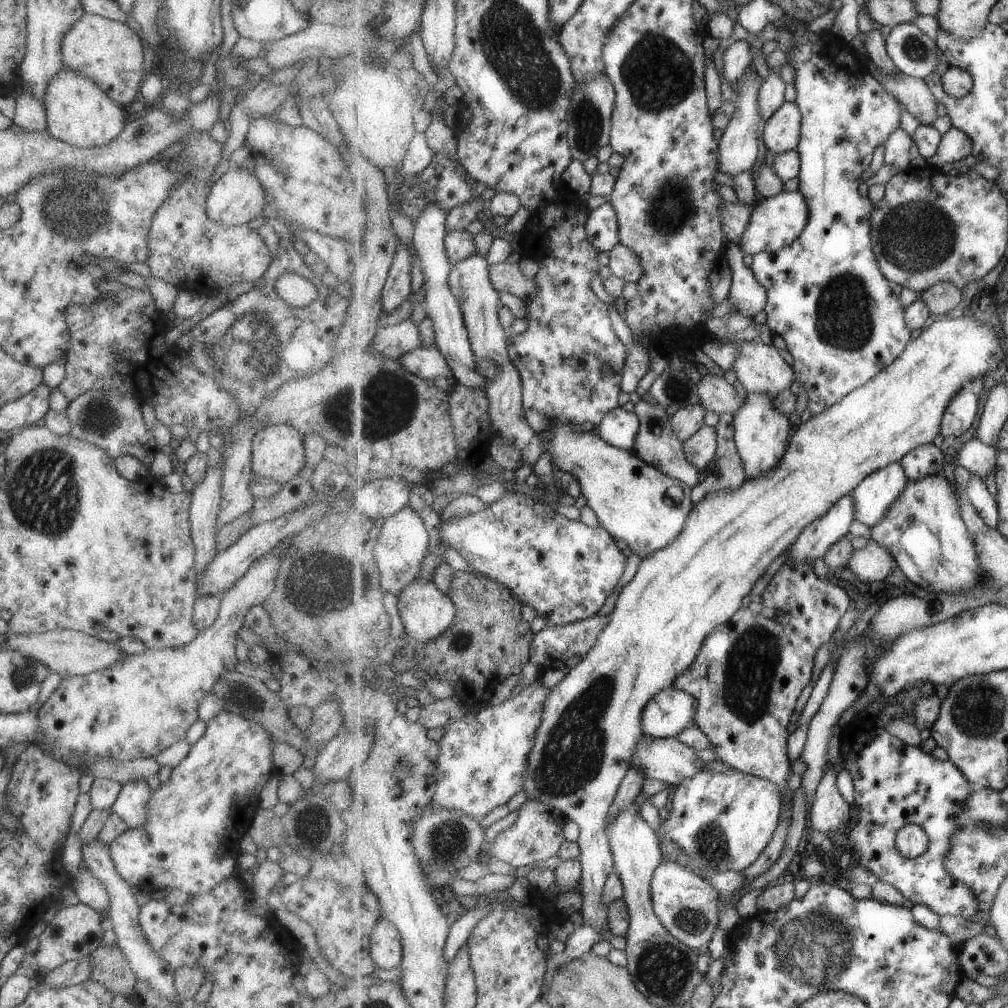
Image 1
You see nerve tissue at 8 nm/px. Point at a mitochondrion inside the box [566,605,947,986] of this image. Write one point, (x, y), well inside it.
(749, 672)

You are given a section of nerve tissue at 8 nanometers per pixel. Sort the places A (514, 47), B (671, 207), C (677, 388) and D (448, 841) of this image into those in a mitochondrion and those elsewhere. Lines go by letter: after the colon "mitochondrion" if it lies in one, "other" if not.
A: mitochondrion
B: mitochondrion
C: mitochondrion
D: mitochondrion

